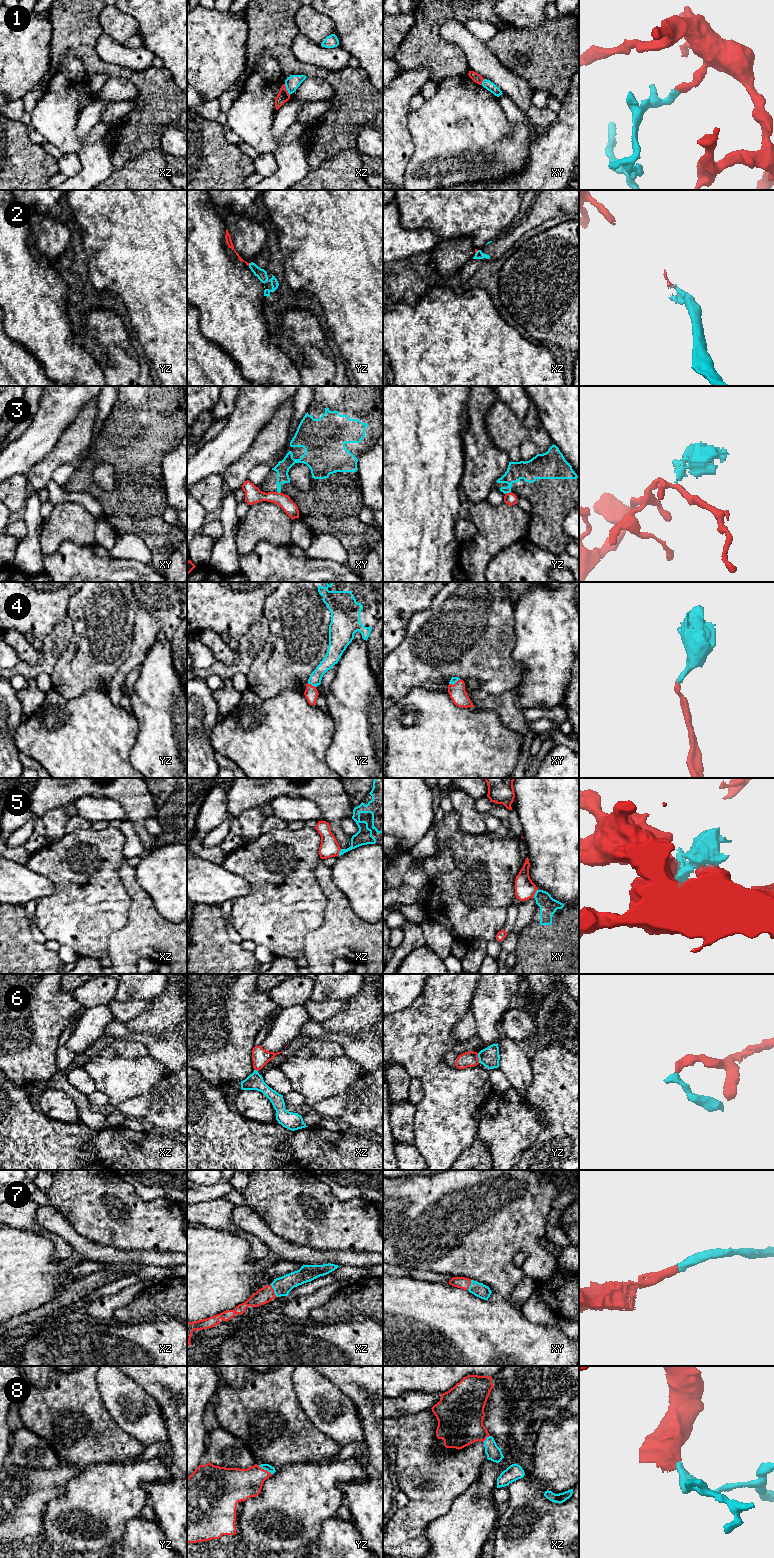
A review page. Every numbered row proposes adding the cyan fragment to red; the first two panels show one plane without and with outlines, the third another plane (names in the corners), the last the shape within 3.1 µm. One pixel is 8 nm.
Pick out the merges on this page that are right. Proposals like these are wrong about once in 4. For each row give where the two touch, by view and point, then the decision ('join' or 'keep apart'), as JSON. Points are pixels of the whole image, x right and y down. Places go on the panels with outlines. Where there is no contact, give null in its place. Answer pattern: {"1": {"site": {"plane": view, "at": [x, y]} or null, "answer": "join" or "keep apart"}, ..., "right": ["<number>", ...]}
{"1": {"site": {"plane": "xz", "at": [286, 90]}, "answer": "keep apart"}, "2": {"site": {"plane": "yz", "at": [249, 263]}, "answer": "keep apart"}, "3": {"site": {"plane": "yz", "at": [507, 493]}, "answer": "keep apart"}, "4": {"site": {"plane": "yz", "at": [310, 684]}, "answer": "join"}, "5": {"site": {"plane": "xy", "at": [535, 892]}, "answer": "keep apart"}, "6": {"site": {"plane": "yz", "at": [478, 1058]}, "answer": "keep apart"}, "7": {"site": {"plane": "xz", "at": [273, 1290]}, "answer": "join"}, "8": {"site": {"plane": "yz", "at": [265, 1470]}, "answer": "join"}, "right": ["4", "7", "8"]}

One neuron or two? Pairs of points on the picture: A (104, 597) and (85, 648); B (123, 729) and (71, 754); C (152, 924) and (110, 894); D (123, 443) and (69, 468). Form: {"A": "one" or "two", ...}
{"A": "one", "B": "one", "C": "two", "D": "two"}

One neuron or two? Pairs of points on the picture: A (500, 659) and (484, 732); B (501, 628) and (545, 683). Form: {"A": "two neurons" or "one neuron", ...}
{"A": "two neurons", "B": "two neurons"}

